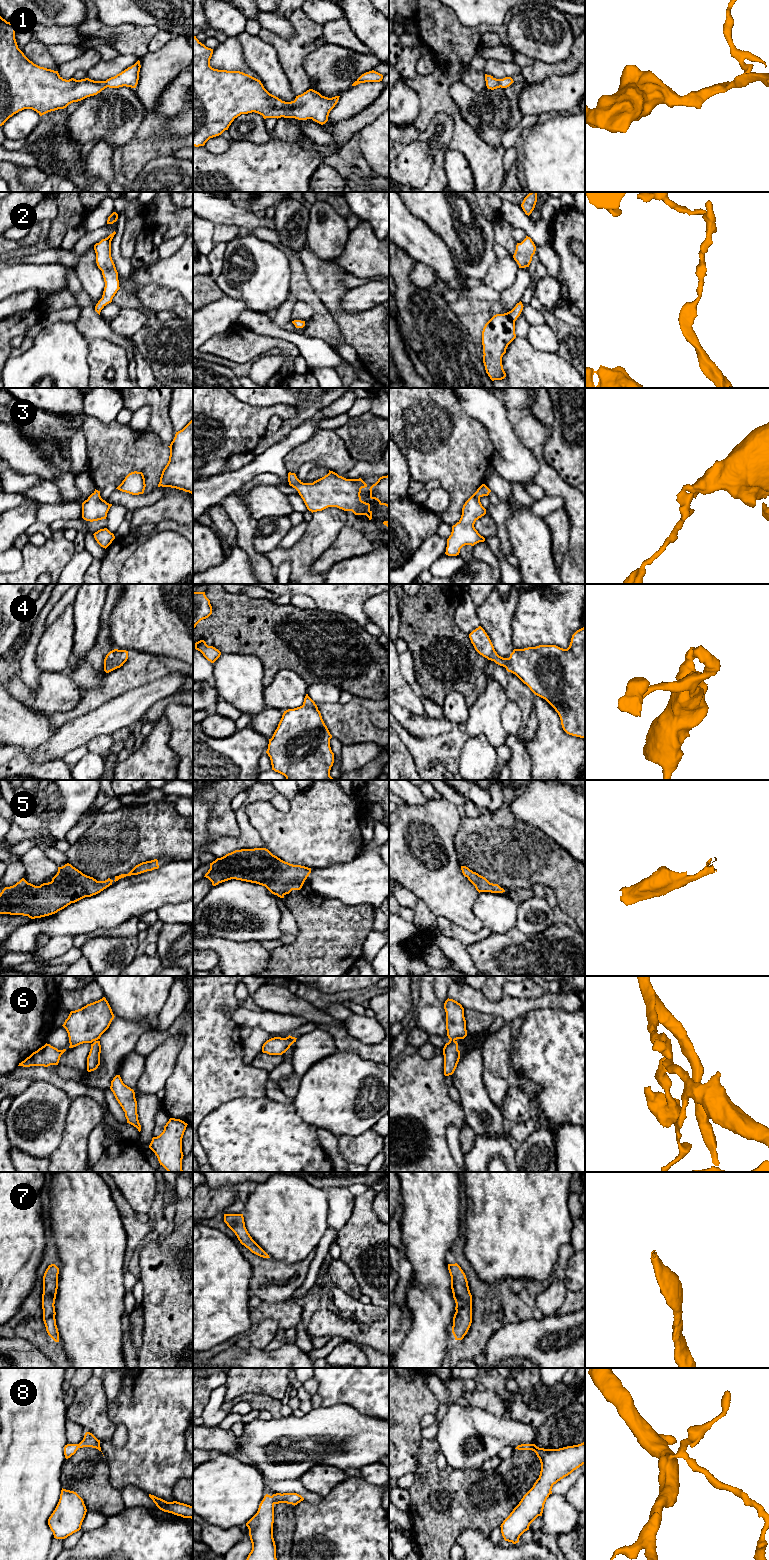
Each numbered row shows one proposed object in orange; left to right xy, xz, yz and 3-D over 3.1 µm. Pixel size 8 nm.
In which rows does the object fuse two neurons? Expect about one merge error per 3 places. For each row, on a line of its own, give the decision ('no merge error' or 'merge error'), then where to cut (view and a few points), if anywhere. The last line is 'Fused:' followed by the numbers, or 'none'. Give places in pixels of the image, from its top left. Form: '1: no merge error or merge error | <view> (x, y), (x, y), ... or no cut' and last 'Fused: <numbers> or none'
1: no merge error | no cut
2: no merge error | no cut
3: no merge error | no cut
4: no merge error | no cut
5: no merge error | no cut
6: merge error | yz (450, 1039), (454, 1040)
7: no merge error | no cut
8: no merge error | no cut
Fused: 6

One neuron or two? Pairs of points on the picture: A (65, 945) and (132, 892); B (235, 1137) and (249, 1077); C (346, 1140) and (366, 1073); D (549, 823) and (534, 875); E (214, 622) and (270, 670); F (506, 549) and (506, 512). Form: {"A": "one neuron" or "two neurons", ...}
{"A": "two neurons", "B": "two neurons", "C": "two neurons", "D": "two neurons", "E": "one neuron", "F": "one neuron"}

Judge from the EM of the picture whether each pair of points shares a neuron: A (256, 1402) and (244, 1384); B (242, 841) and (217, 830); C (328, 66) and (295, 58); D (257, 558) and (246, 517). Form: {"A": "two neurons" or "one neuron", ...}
{"A": "two neurons", "B": "two neurons", "C": "two neurons", "D": "one neuron"}

